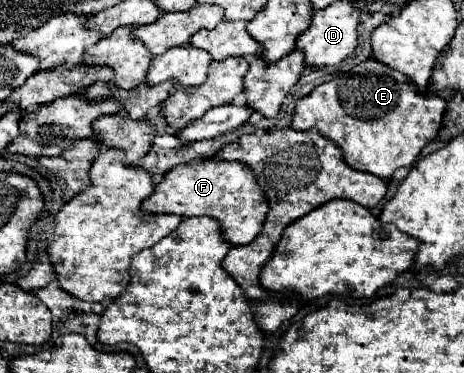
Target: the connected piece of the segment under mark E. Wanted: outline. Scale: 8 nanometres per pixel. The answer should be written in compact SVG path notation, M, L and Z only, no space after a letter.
M367 59L365 63L355 65L347 73L341 73L333 81L317 85L307 97L301 97L297 101L291 127L299 131L317 127L325 137L333 139L343 149L345 161L349 167L389 179L397 169L411 167L417 155L421 153L421 149L437 137L443 125L445 107L447 107L447 101L443 97L423 95L417 91L415 83L407 75L383 65L377 59Z

